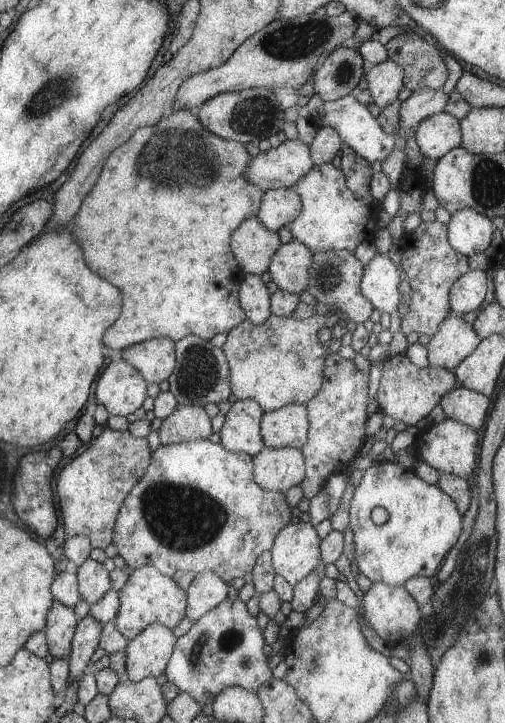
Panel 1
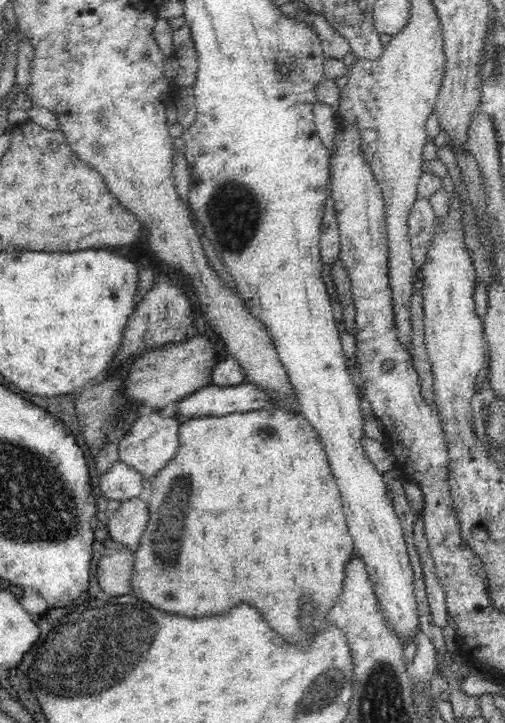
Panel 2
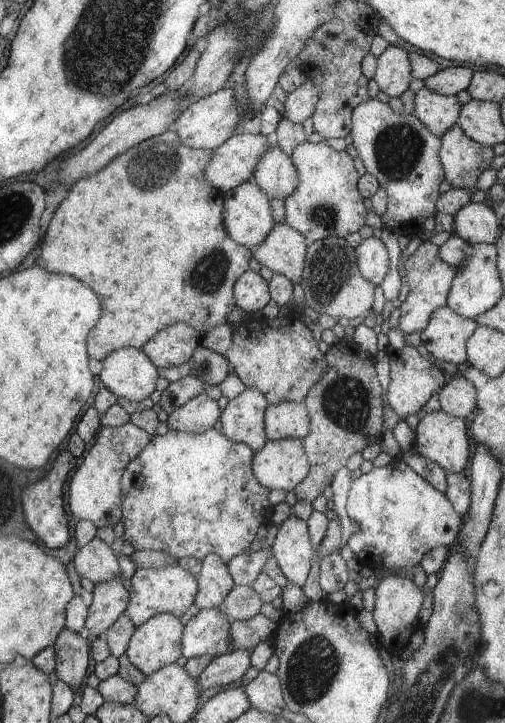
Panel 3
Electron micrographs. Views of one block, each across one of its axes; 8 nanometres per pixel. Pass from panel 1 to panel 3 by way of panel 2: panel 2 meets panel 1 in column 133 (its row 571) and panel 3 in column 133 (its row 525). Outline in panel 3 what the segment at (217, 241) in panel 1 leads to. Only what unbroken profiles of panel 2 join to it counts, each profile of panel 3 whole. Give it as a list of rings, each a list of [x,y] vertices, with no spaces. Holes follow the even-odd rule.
[[[171,128],[129,148],[126,152],[122,152],[120,156],[116,156],[116,159],[96,174],[77,180],[72,185],[68,196],[59,203],[40,242],[42,249],[39,256],[44,260],[44,269],[47,269],[48,272],[76,276],[78,280],[84,280],[84,284],[92,284],[92,288],[96,288],[96,292],[100,292],[100,300],[102,300],[100,302],[102,304],[100,324],[96,324],[96,328],[87,336],[87,350],[91,353],[92,358],[105,359],[109,354],[121,348],[142,349],[142,346],[155,334],[173,324],[186,323],[204,334],[204,332],[212,330],[214,326],[223,326],[226,322],[228,312],[232,312],[232,284],[238,282],[240,276],[249,269],[248,262],[254,254],[244,245],[236,244],[226,232],[223,221],[225,193],[212,185],[205,176],[206,167],[212,162],[212,158],[214,158],[213,150],[196,149],[184,144],[176,130]]]

